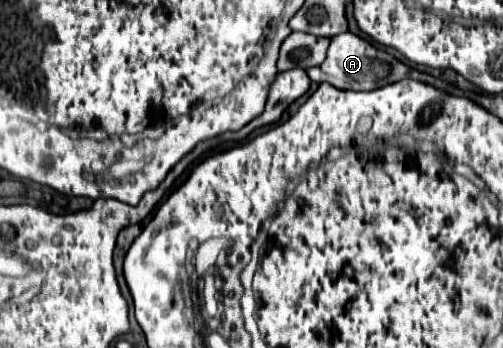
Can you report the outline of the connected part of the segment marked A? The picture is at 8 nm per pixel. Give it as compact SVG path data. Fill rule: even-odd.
M346 31L346 33L340 33L340 35L330 39L330 47L328 47L328 55L326 55L324 63L318 65L318 67L308 69L306 73L314 83L324 83L326 81L326 83L334 85L336 89L372 91L372 89L378 89L382 85L404 79L404 65L398 63L396 59L388 61L388 53L384 53L384 59L382 59L382 65L380 65L378 49L374 45L370 45L368 41L364 41L362 37Z

